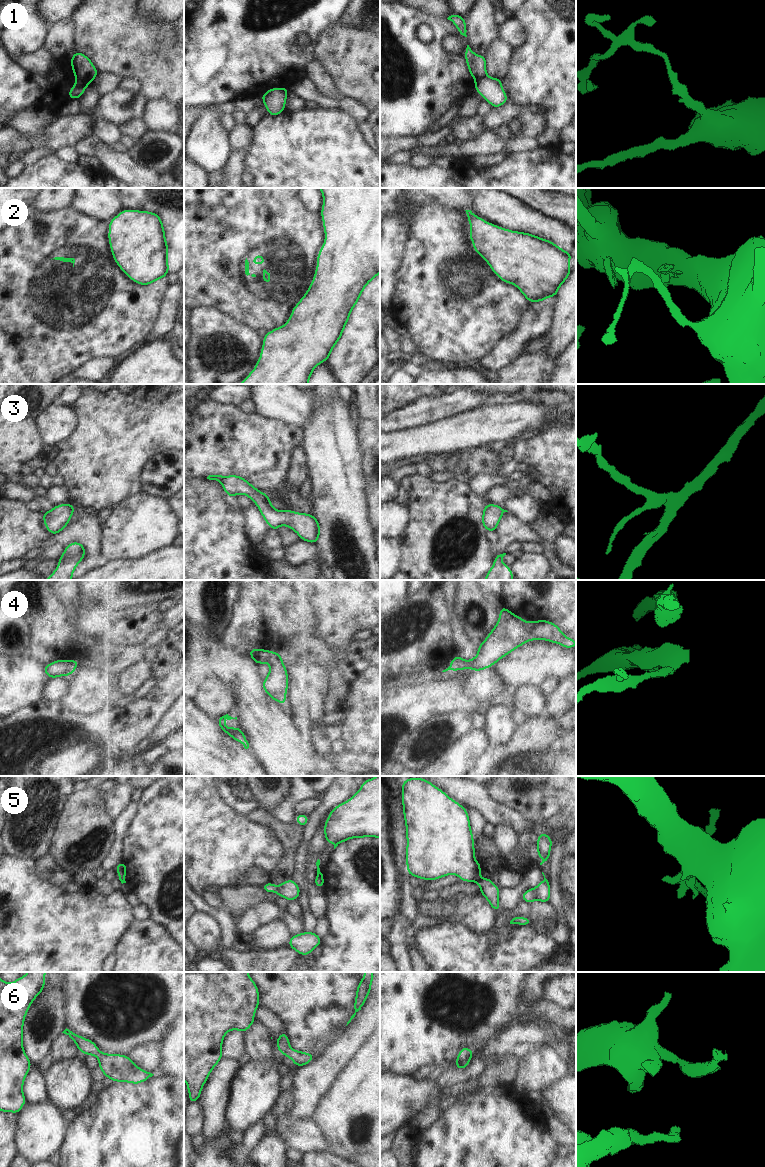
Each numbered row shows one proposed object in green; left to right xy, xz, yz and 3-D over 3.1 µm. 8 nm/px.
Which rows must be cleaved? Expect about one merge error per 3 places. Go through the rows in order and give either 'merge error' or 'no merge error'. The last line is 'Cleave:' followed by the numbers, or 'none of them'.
1: merge error
2: merge error
3: no merge error
4: no merge error
5: merge error
6: no merge error
Cleave: 1, 2, 5

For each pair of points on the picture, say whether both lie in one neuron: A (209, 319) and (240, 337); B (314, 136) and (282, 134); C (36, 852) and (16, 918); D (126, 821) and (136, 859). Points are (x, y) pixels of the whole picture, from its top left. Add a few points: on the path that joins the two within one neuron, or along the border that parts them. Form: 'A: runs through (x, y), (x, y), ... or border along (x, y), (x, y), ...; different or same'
A: runs through (217, 327), (224, 334), (232, 334); same
B: runs through (306, 136), (290, 136); same
C: border along (11, 855), (36, 860); different
D: border along (137, 805), (137, 814), (126, 832), (122, 850); different

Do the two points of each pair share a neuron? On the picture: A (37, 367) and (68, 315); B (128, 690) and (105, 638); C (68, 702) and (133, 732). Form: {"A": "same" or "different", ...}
{"A": "same", "B": "different", "C": "different"}

